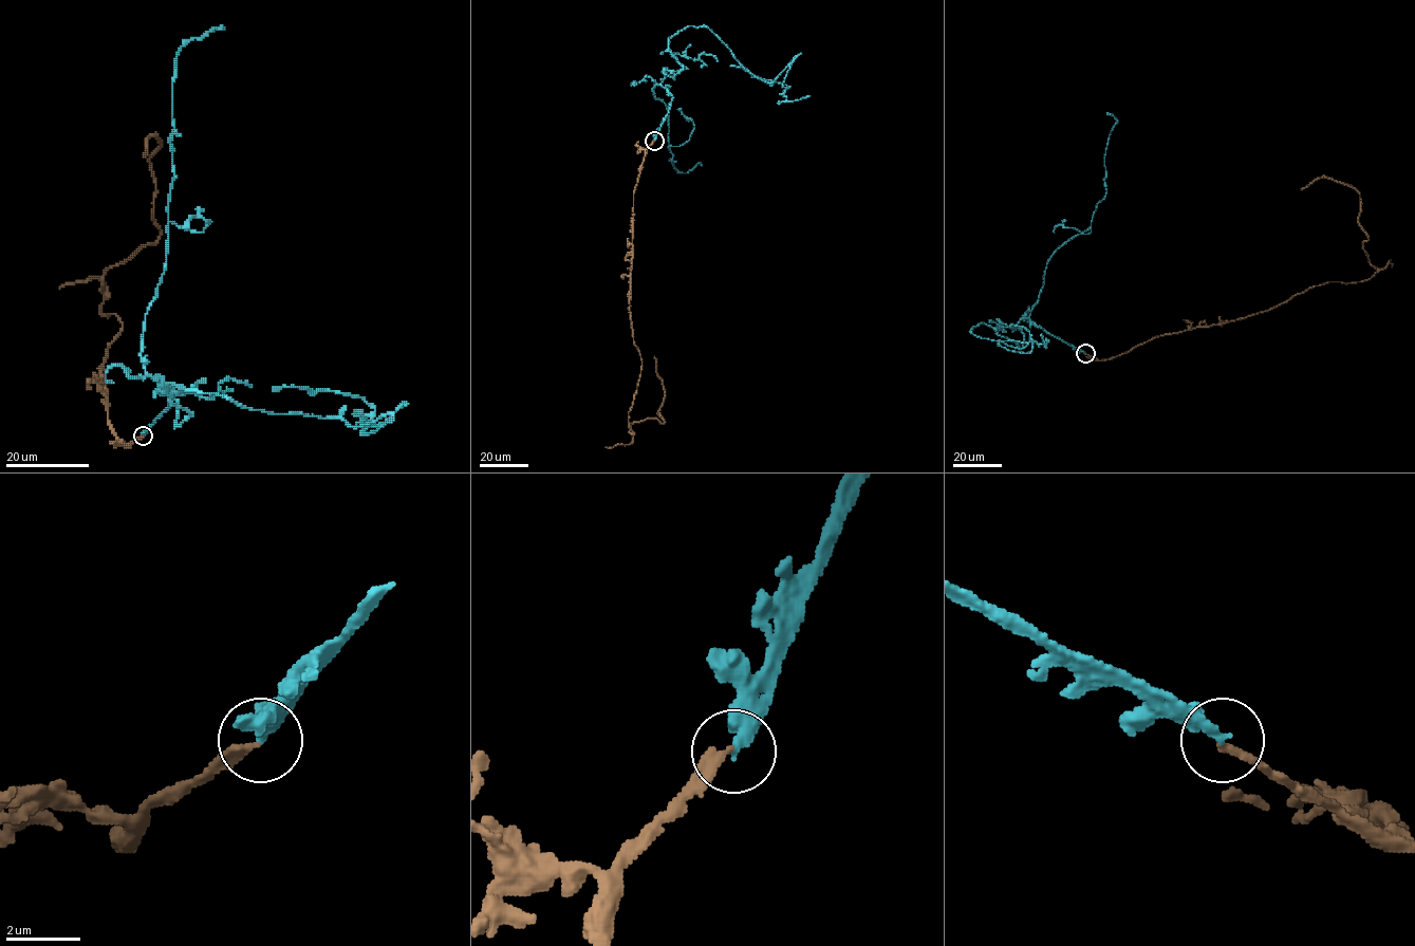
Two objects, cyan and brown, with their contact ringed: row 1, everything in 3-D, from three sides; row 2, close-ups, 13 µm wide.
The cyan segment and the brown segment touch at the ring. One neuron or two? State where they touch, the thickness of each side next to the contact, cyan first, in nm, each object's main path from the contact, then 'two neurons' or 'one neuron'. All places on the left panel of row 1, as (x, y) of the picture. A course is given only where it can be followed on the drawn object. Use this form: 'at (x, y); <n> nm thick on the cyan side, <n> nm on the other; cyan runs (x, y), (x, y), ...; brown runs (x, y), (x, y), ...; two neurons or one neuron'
at (143, 436); 280 nm thick on the cyan side, 280 nm on the other; cyan runs (144, 436), (157, 376), (178, 427), (172, 383), (392, 415), (362, 434), (364, 399), (272, 390); brown runs (144, 436), (109, 425), (122, 322), (99, 313), (105, 272), (159, 238), (156, 135), (144, 156); two neurons

